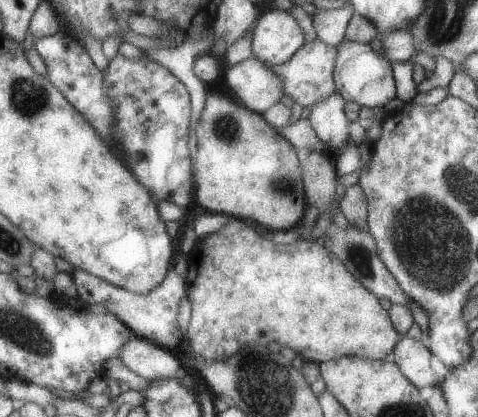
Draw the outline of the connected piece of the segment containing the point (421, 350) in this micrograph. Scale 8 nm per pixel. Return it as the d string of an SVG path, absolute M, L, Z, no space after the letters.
M407 335L396 344L390 359L395 362L404 377L419 390L441 386L449 374L449 369L430 353L425 342Z

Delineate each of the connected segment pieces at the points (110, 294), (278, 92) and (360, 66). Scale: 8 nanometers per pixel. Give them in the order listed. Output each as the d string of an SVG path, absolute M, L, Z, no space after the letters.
M75 269L72 276L78 298L87 305L101 304L106 311L126 324L135 336L151 340L153 344L168 351L173 351L179 346L183 347L183 332L178 312L181 299L187 296L187 285L175 270L170 270L164 281L146 295L129 292L81 269Z
M254 56L231 67L225 66L220 82L228 86L241 104L260 114L280 103L286 95L282 78Z
M344 39L336 45L336 50L338 56L334 68L334 84L345 101L357 102L361 107L382 108L397 97L391 63L379 49Z

